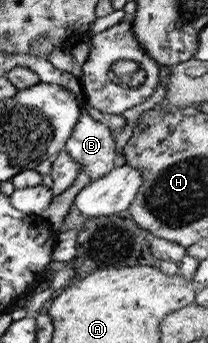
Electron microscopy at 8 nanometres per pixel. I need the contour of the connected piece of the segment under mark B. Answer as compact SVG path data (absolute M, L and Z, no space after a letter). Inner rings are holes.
M84 110L64 149L91 181L96 181L124 163L122 152L116 151L114 138L105 121L93 120Z

